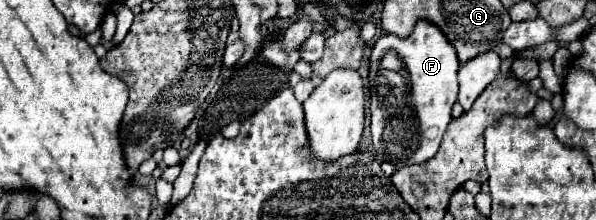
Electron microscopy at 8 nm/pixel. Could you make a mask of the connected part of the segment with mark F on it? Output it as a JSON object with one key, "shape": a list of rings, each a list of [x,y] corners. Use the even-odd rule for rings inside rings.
{"shape":[[[420,19],[416,23],[412,35],[400,39],[398,35],[382,35],[376,39],[372,45],[370,53],[370,127],[372,127],[372,143],[374,149],[380,157],[380,161],[388,161],[394,167],[406,167],[414,163],[424,163],[432,159],[440,147],[440,141],[446,133],[448,123],[452,121],[452,105],[456,103],[458,97],[458,73],[460,61],[456,59],[456,49],[448,39],[442,35],[442,31],[426,21]],[[394,49],[398,57],[404,61],[408,73],[410,73],[410,111],[408,117],[402,119],[400,107],[394,109],[394,113],[388,113],[386,103],[378,97],[378,69],[380,69],[380,59],[384,57],[386,51]]]}

